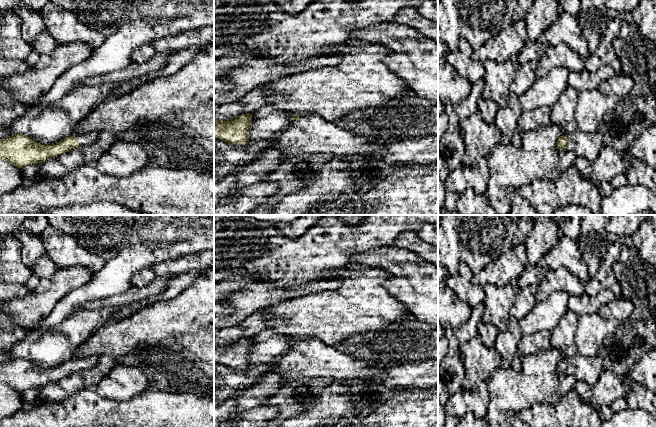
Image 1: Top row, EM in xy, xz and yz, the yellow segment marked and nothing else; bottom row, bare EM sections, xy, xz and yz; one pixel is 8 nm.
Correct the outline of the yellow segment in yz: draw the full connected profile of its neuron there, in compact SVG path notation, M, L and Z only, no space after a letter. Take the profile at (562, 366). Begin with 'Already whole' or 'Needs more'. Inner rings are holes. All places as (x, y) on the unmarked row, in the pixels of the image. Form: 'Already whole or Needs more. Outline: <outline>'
Needs more. Outline: M578 354L560 361L557 365L557 371L560 374L574 376L578 382L594 385L598 382L604 369L599 356L582 356Z

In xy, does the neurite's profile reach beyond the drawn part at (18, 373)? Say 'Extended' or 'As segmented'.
Extended

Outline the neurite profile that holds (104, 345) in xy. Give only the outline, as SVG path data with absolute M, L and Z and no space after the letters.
M214 267L206 272L176 298L155 302L129 317L112 322L96 331L73 354L73 358L97 357L97 364L89 370L74 372L55 379L40 389L39 403L59 402L86 388L94 388L115 364L133 350L148 344L165 342L169 338L195 334L214 324Z

